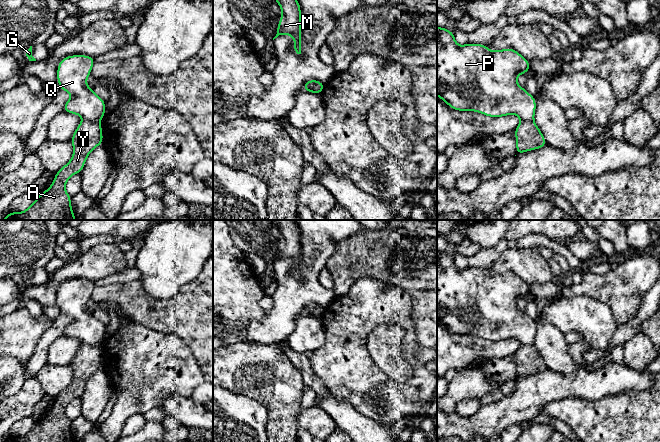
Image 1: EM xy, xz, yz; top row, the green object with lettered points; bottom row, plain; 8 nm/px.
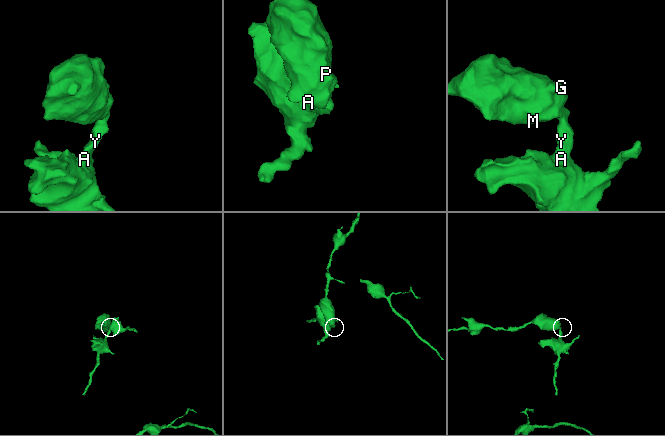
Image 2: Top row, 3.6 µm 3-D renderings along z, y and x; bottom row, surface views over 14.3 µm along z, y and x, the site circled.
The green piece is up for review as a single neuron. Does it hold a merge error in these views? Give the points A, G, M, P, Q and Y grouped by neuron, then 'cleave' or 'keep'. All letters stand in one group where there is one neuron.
A Y / G M P Q | cleave

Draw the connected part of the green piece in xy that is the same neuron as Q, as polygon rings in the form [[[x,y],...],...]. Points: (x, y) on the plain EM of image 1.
[[[87,279],[66,280],[58,288],[57,305],[60,314],[72,318],[63,335],[98,346],[105,340],[106,326],[86,309],[94,287],[95,283]]]

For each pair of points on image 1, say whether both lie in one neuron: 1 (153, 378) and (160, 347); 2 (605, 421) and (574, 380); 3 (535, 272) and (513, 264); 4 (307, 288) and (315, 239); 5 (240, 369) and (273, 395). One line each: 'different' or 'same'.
1: same
2: different
3: same
4: same
5: same

